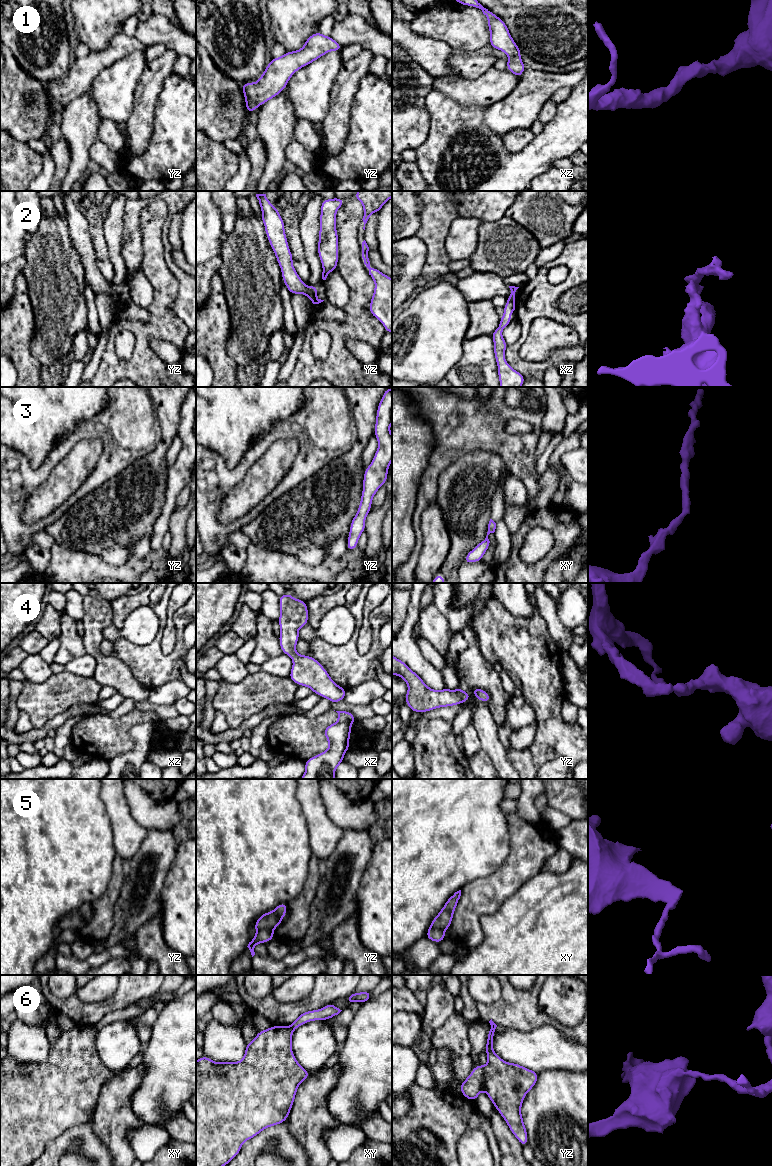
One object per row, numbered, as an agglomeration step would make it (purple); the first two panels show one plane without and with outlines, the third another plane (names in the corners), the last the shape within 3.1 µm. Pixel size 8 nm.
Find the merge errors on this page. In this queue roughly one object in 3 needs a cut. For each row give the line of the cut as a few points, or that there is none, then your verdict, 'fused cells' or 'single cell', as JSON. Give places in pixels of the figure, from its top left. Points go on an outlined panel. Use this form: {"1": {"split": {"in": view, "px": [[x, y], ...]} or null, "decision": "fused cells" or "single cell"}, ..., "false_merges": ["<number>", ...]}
{"1": {"split": null, "decision": "single cell"}, "2": {"split": {"in": "yz", "px": [[308, 288], [305, 294]]}, "decision": "fused cells"}, "3": {"split": null, "decision": "single cell"}, "4": {"split": null, "decision": "single cell"}, "5": {"split": {"in": "yz", "px": [[272, 929], [257, 930]]}, "decision": "fused cells"}, "6": {"split": {"in": "xy", "px": [[290, 1026], [293, 1030]]}, "decision": "fused cells"}, "false_merges": ["2", "5", "6"]}

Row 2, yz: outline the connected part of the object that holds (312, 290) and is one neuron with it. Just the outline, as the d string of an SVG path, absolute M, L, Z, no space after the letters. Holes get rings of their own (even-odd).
M317 285L310 286L306 295L313 304L319 304L324 301L317 297Z

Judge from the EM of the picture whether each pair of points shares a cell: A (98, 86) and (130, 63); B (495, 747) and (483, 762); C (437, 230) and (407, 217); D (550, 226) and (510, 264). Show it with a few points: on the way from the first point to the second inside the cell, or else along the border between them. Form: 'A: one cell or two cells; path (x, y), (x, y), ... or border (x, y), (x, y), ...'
A: one cell; path (106, 86), (122, 71)
B: two cells; border (480, 749), (486, 753), (495, 768)
C: two cells; border (419, 201), (419, 228), (415, 234)
D: one cell; path (528, 220), (517, 220), (510, 215), (510, 242)

